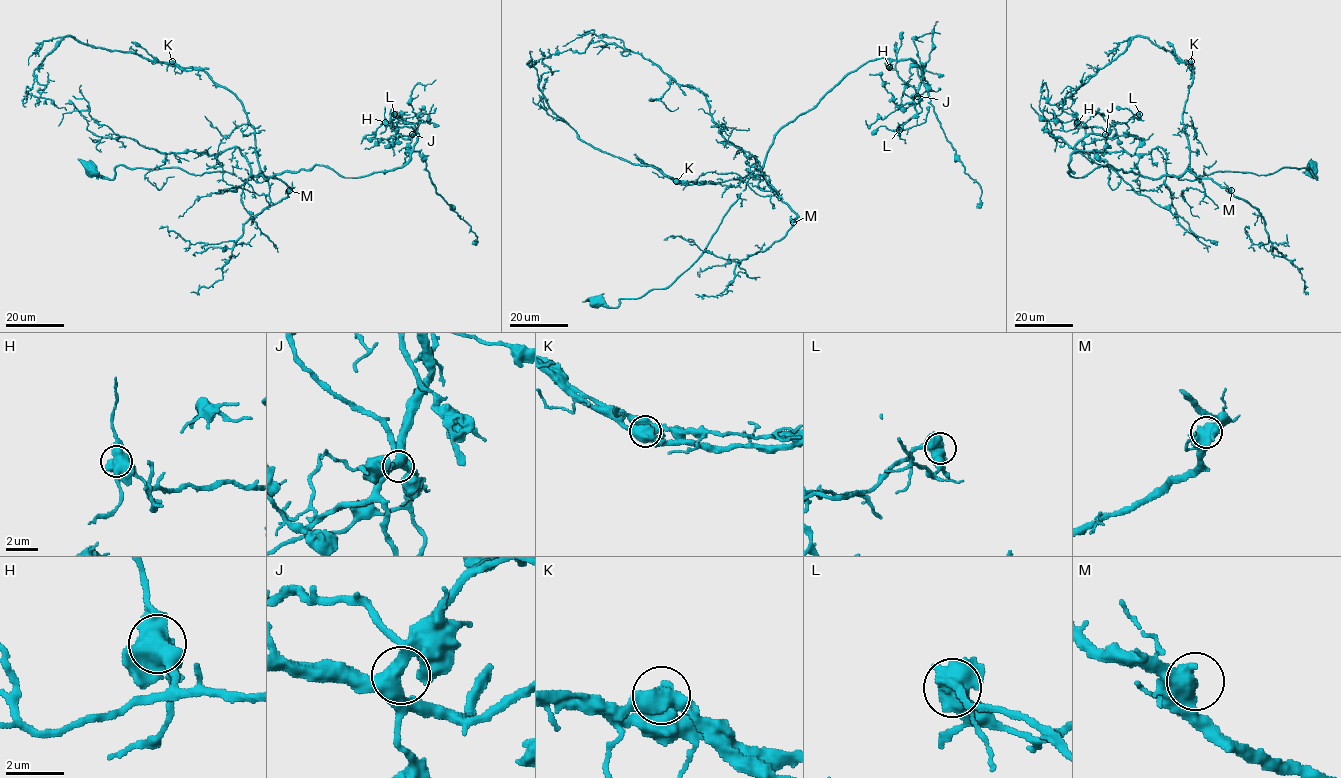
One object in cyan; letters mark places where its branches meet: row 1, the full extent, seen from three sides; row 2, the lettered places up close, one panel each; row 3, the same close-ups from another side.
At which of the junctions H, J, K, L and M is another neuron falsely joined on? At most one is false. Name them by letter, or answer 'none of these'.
K

